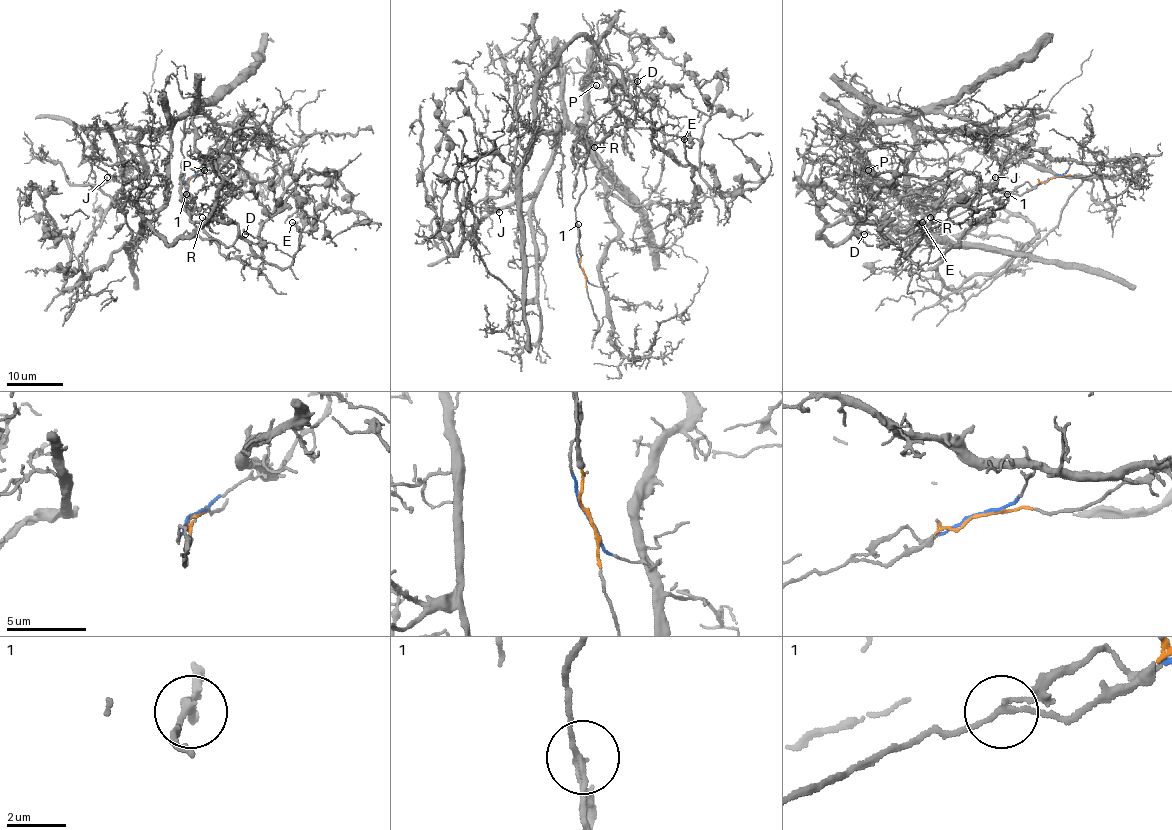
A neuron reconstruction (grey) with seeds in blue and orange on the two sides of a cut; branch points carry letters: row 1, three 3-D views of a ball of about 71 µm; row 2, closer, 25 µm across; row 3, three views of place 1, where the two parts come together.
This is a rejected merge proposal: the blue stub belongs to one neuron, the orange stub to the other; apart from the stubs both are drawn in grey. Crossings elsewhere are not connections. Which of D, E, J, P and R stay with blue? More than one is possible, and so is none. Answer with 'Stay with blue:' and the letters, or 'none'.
Stay with blue: J, P, R

